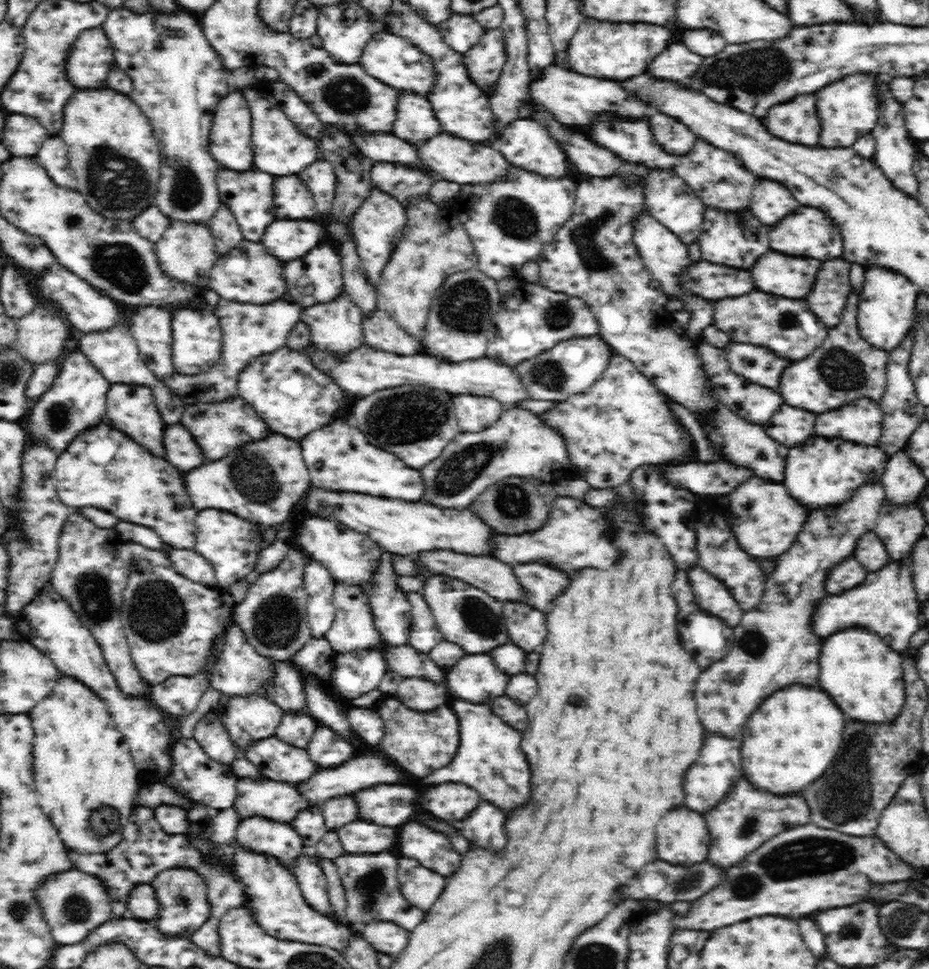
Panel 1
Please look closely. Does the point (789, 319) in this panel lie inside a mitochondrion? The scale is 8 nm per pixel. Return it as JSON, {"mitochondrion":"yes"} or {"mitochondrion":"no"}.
{"mitochondrion":"yes"}

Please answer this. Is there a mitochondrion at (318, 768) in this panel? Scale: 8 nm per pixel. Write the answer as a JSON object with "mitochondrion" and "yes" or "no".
{"mitochondrion":"no"}

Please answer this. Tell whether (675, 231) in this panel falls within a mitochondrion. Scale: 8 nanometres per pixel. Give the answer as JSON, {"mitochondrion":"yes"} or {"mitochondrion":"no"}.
{"mitochondrion":"no"}

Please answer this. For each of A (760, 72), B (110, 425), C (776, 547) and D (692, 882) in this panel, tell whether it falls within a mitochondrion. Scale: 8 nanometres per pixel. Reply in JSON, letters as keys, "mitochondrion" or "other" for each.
{"A":"mitochondrion","B":"other","C":"other","D":"mitochondrion"}

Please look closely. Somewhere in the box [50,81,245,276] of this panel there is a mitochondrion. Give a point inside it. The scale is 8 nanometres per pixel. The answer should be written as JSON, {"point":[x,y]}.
{"point":[116,180]}

